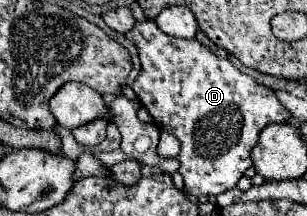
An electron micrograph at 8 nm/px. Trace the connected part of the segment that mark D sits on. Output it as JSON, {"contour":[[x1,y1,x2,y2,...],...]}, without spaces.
{"contour":[[153,20,137,22,131,32,125,34,131,42,135,42,141,58,141,72,133,82,133,90,153,120,161,130,173,134,181,142,181,150,177,154,179,174,185,180,187,192,195,196,217,196,237,184,247,168,251,168,249,152,259,140,261,130,273,122,287,122,291,112,277,100,275,92,267,86,257,84,251,76,239,72,227,58,215,56,195,38,173,38,155,28]]}

